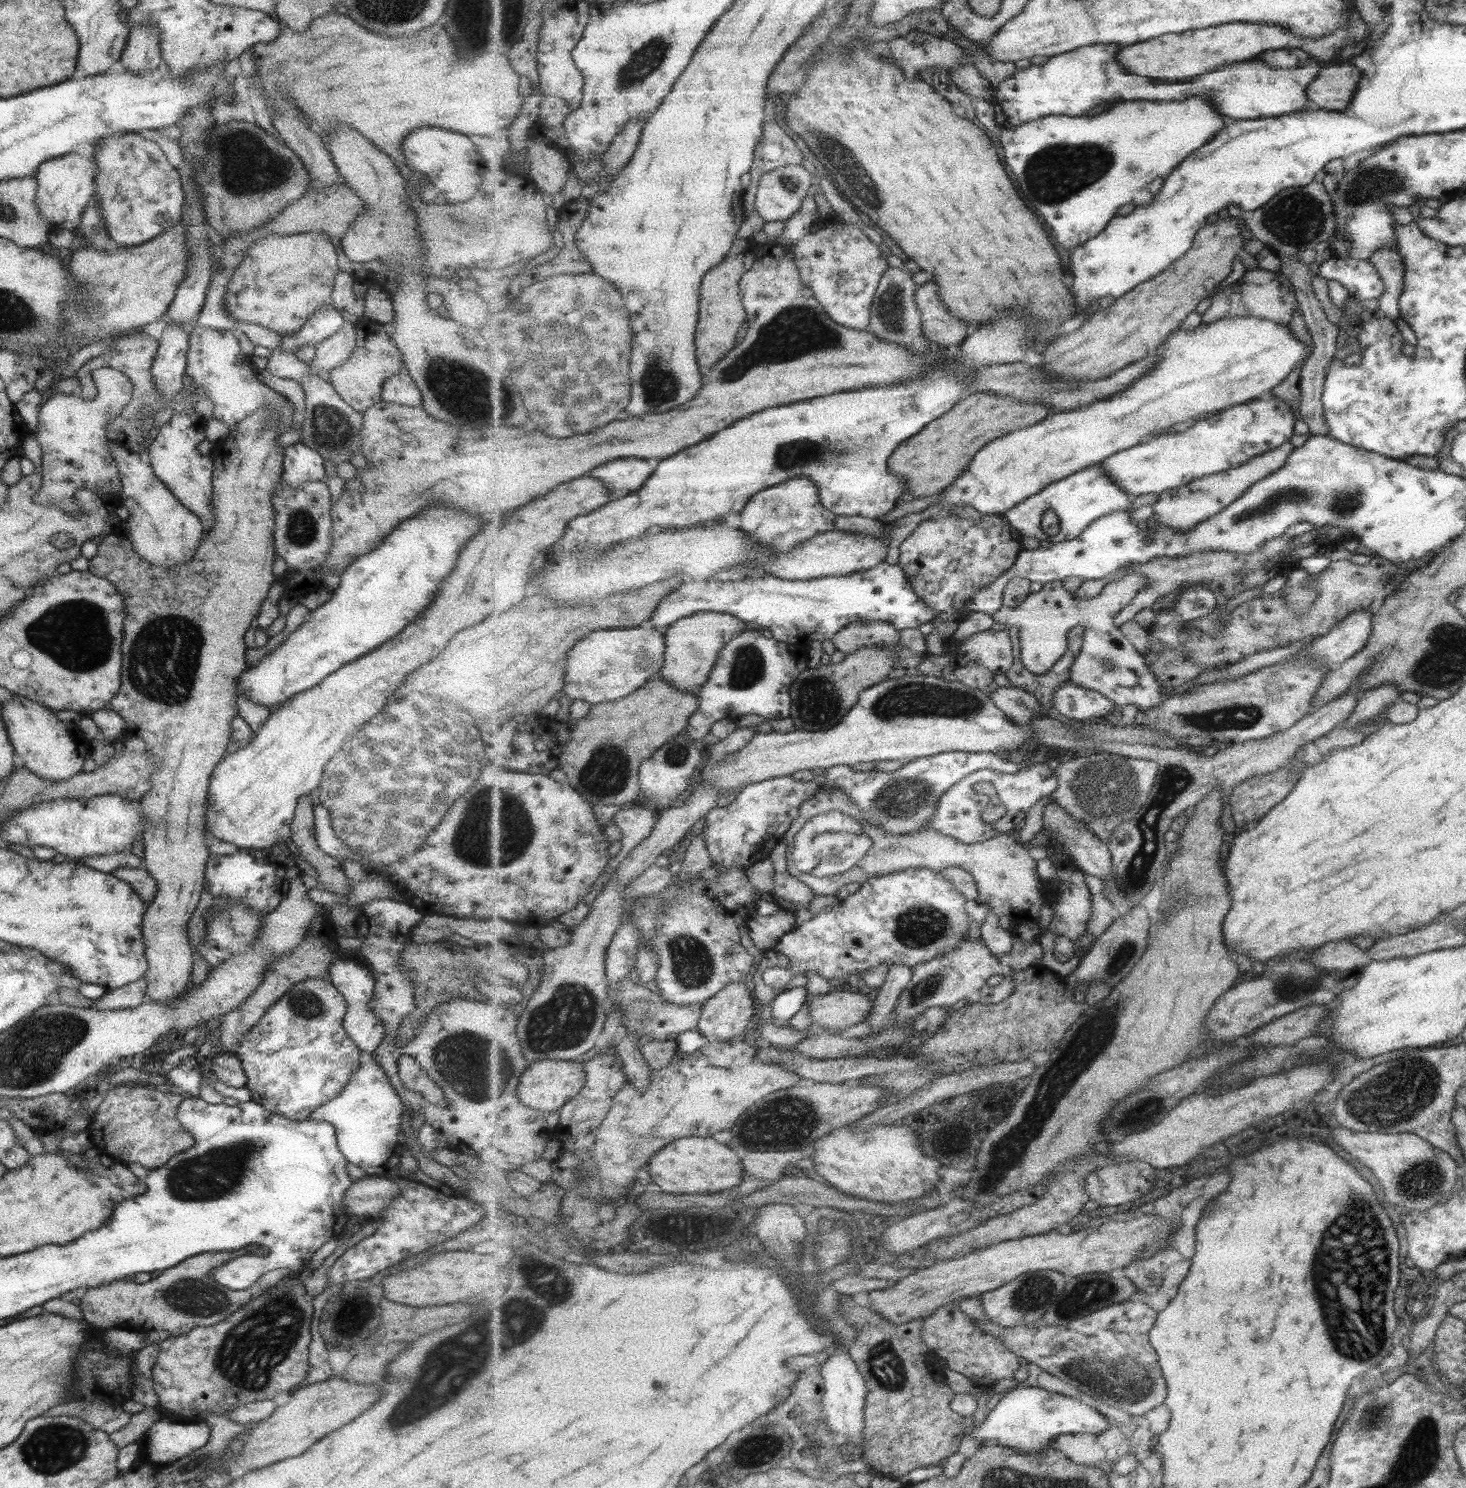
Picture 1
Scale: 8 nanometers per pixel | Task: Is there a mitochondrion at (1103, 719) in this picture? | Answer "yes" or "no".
no

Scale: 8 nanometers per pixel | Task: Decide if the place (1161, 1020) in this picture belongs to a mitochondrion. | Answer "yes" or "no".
no

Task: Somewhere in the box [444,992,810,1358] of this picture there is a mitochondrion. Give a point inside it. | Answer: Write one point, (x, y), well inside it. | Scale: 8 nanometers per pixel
(523, 1319)

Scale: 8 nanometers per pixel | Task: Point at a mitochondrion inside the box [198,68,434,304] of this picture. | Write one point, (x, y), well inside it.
(246, 165)

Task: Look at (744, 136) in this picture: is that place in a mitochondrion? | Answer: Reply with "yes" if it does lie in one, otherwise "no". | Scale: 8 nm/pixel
no

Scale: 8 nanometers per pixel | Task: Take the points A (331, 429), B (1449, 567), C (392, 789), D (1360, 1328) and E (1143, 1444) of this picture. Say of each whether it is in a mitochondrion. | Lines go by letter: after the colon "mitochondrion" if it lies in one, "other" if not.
A: mitochondrion
B: other
C: mitochondrion
D: mitochondrion
E: other

